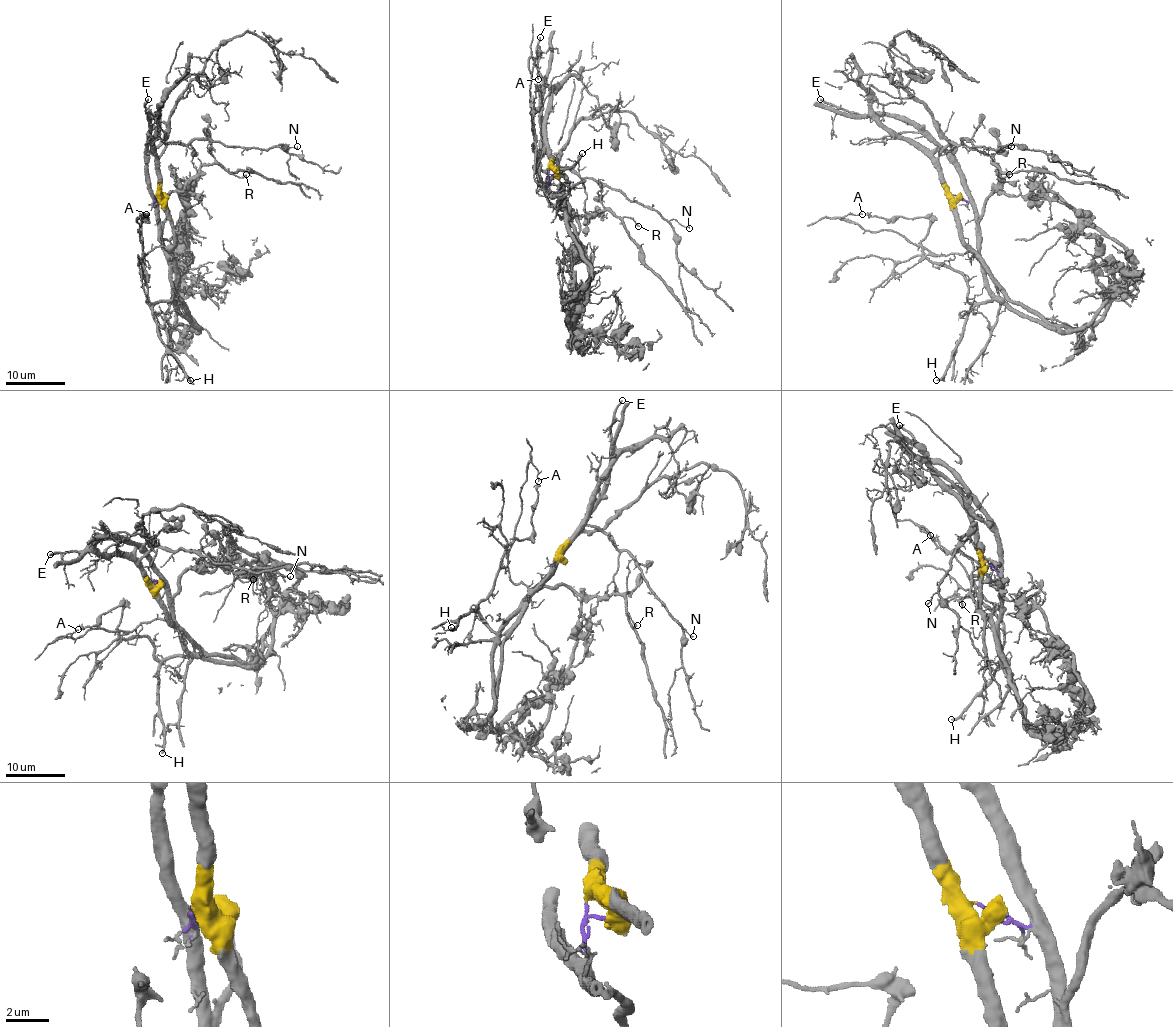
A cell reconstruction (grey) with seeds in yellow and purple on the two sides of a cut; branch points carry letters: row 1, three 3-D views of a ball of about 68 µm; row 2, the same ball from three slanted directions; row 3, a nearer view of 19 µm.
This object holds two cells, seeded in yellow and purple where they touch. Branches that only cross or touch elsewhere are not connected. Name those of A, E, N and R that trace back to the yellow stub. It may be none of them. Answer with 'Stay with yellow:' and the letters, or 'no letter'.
Stay with yellow: A, E, N

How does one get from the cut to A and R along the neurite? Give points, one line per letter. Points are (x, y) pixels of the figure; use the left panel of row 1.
A: (156, 195), (171, 226), (173, 245), (155, 246), (143, 255), (137, 232), (139, 218), (146, 214)
R: (156, 195), (161, 221), (167, 215), (167, 198), (183, 189), (204, 165), (220, 164), (239, 177), (246, 174)

